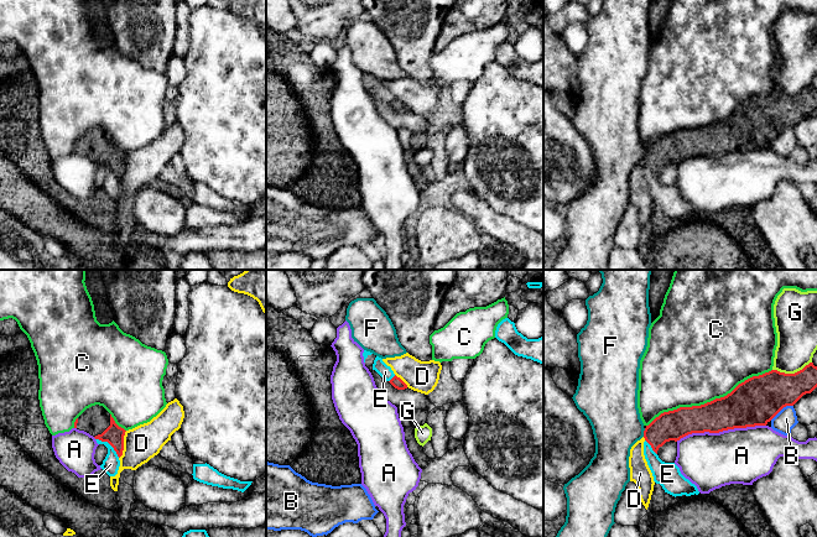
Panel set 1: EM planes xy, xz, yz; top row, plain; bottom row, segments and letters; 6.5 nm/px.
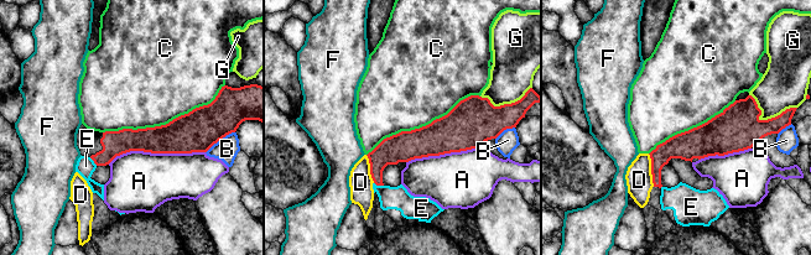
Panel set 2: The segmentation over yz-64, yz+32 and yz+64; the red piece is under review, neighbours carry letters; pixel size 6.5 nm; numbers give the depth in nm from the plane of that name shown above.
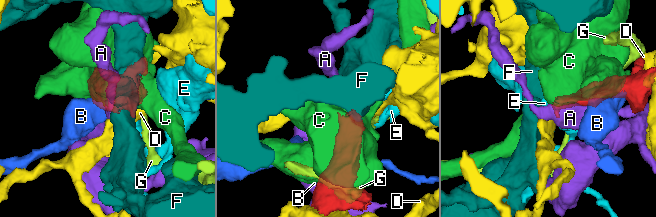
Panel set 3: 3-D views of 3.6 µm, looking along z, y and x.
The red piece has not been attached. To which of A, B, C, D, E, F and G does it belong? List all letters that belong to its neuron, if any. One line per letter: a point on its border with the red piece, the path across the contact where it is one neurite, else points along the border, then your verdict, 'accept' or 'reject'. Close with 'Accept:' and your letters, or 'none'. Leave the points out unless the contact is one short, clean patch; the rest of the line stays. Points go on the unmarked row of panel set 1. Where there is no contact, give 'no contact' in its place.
A: meets red in yz at (721, 154); reject
B: meets red in yz at (781, 131); reject
C: meets red in yz at (708, 125); reject
D: meets red in xy at (123, 167); reject
E: meets red in xy at (109, 166); border along xy (95, 161), (107, 165), (119, 180); reject
F: meets red in yz at (644, 155); border along yz (645, 151), (643, 158); reject
G: meets red in yz at (791, 97); reject
Accept: none

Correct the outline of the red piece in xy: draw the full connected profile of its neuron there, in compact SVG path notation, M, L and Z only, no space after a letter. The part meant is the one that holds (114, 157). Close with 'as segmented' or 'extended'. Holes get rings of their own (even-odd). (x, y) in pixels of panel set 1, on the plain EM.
M99 127L87 131L74 145L74 151L84 153L95 162L108 165L118 179L123 178L125 152L119 150L111 137Z; extended

